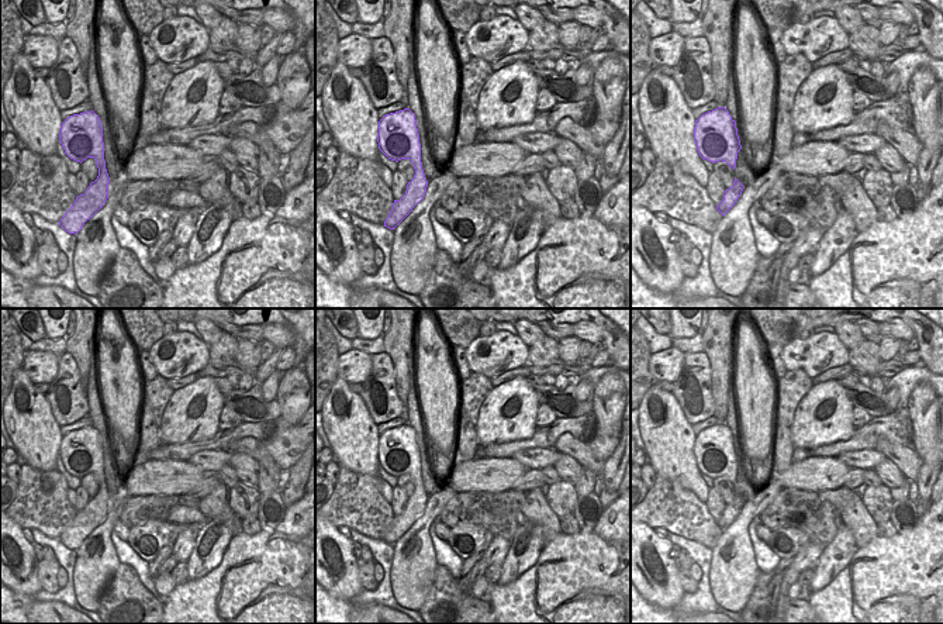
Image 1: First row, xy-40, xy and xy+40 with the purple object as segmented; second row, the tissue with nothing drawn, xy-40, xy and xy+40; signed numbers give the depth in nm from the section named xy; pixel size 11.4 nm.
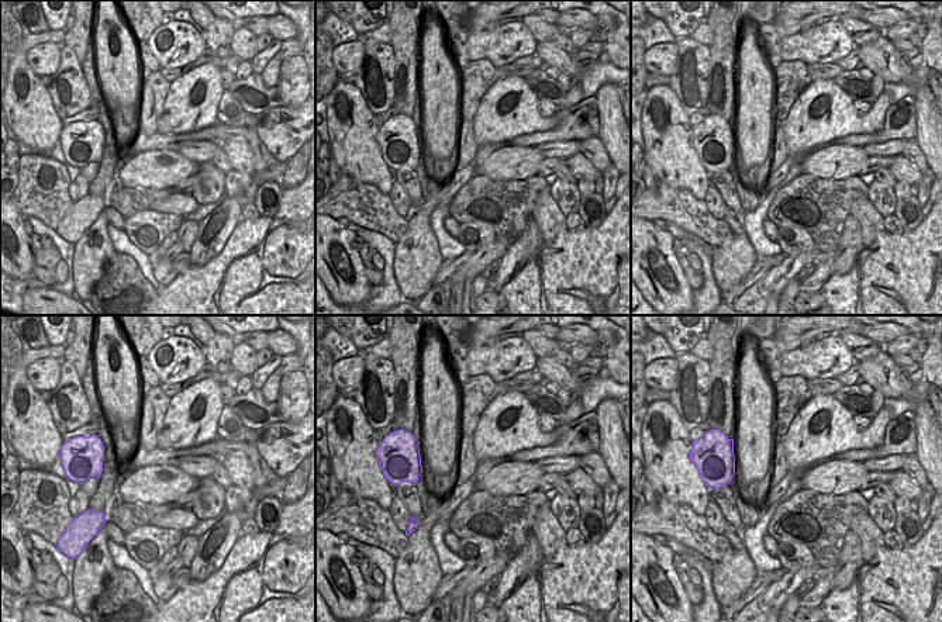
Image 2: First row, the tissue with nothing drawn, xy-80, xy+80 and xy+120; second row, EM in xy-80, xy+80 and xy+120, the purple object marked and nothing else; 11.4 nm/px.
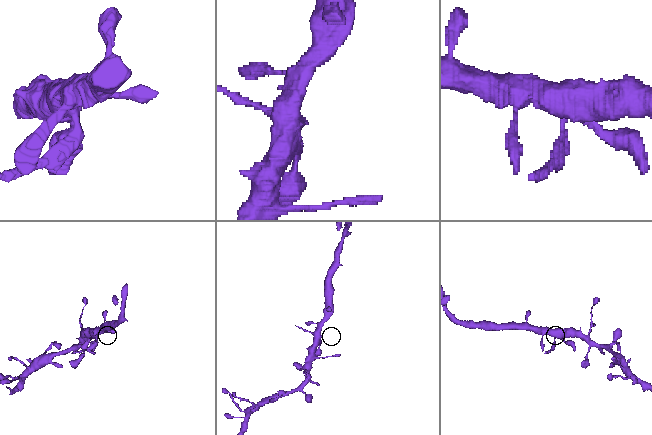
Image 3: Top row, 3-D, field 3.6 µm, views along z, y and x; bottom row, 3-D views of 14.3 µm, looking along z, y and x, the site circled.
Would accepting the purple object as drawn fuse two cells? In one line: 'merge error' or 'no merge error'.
no merge error

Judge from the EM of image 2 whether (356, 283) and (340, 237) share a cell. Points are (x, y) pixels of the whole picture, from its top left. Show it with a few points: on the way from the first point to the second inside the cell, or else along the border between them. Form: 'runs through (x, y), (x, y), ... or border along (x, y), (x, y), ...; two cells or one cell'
runs through (355, 272), (345, 248); one cell

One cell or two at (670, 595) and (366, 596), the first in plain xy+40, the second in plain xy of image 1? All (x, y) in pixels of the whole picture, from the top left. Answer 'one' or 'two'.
two

